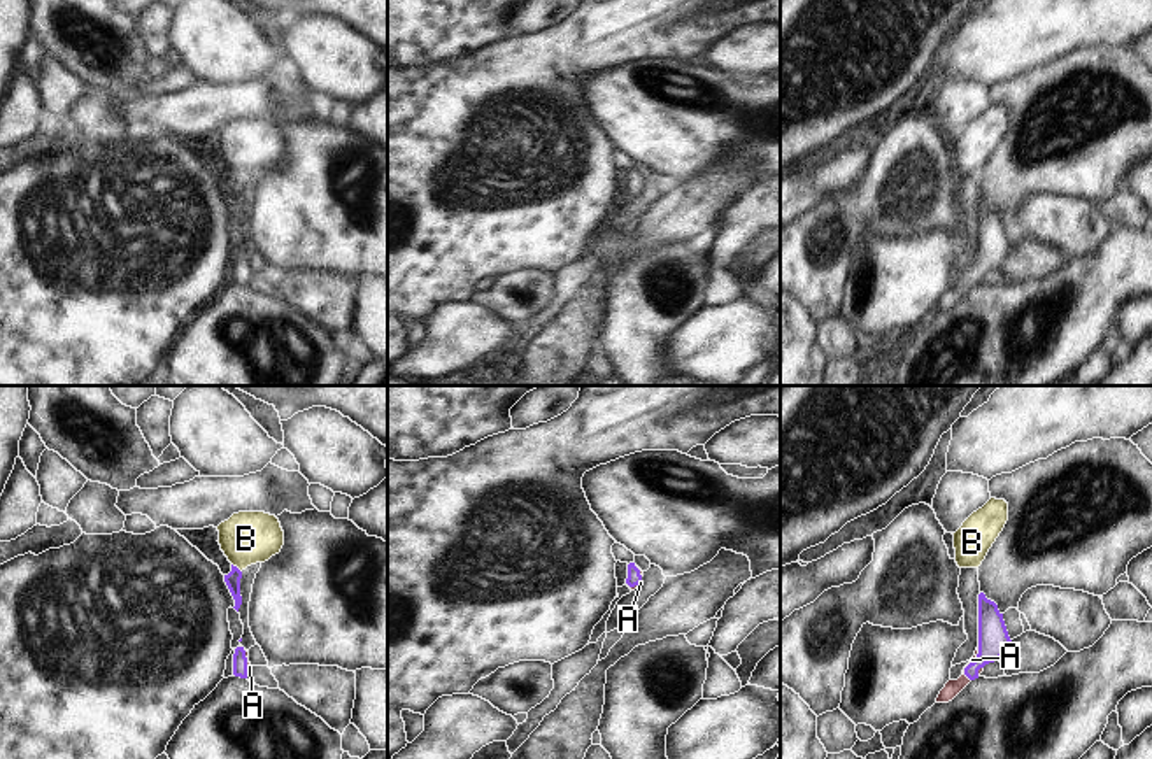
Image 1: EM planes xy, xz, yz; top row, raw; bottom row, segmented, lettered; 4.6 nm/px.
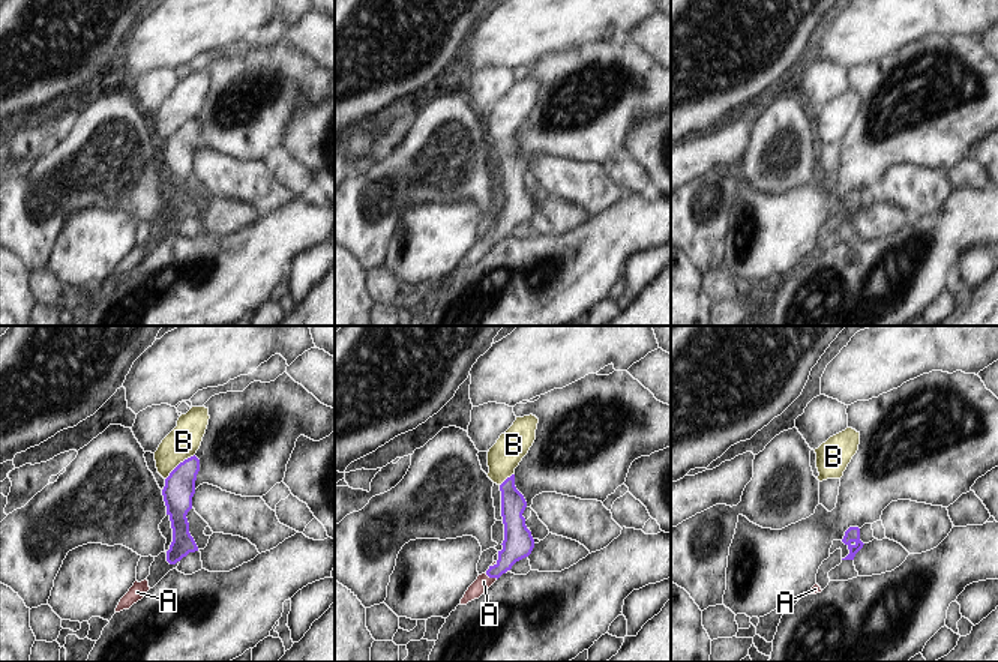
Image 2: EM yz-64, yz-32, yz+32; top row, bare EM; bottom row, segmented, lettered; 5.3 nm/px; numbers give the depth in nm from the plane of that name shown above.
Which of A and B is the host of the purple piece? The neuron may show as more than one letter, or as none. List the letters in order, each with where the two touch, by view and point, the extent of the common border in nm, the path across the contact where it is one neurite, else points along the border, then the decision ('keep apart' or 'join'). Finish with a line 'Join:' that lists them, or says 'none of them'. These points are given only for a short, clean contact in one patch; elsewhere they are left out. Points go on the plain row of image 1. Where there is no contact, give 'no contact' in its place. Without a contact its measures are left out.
A: yz (968, 272) | 170 nm | across yz (993, 246), (991, 253), (968, 272), (972, 267) | join
B: xy (237, 176) | 60 nm | keep apart
Join: A

